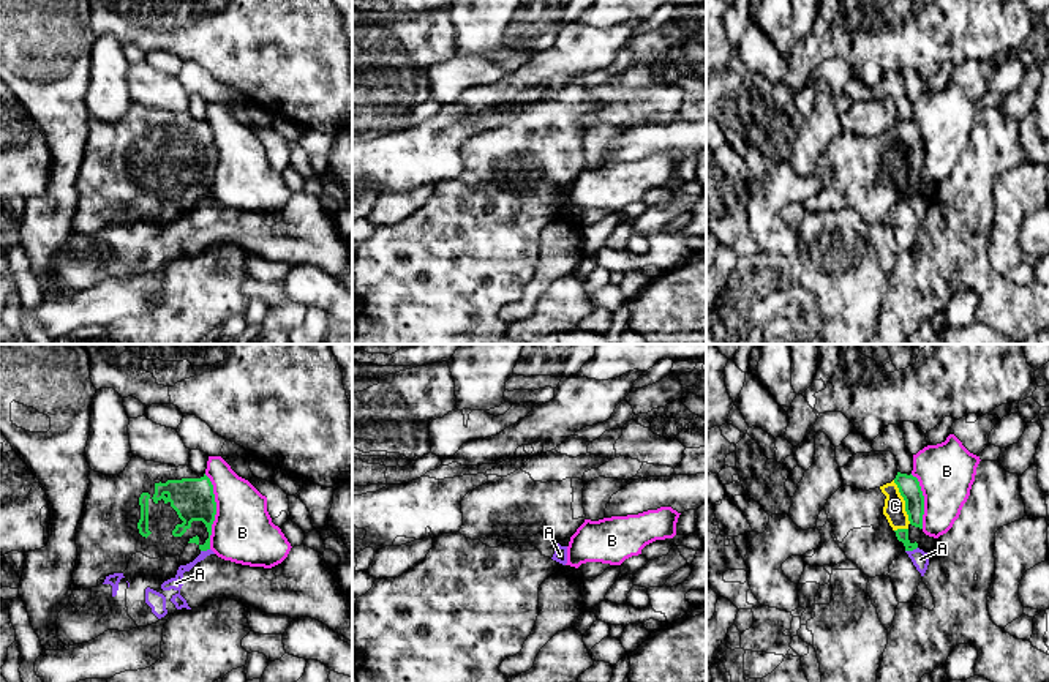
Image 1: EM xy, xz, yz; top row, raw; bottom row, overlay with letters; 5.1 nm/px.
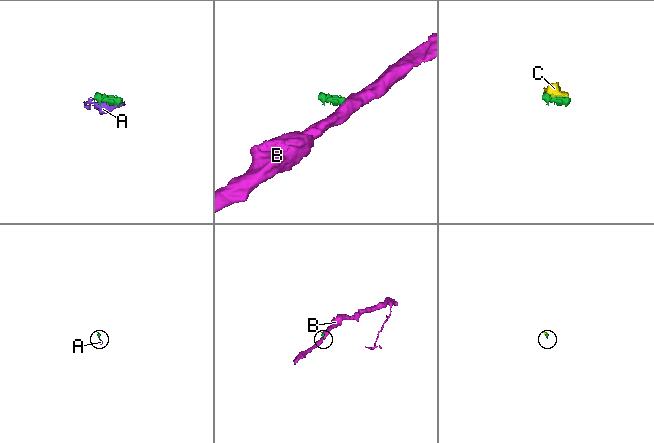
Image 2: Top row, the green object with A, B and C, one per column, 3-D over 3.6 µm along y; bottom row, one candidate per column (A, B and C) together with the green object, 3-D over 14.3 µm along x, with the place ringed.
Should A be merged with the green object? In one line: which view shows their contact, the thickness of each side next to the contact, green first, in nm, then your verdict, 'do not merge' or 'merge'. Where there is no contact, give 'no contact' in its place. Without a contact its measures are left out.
meets green in yz; 60 nm thick on the green side, 90 nm on the other; do not merge

